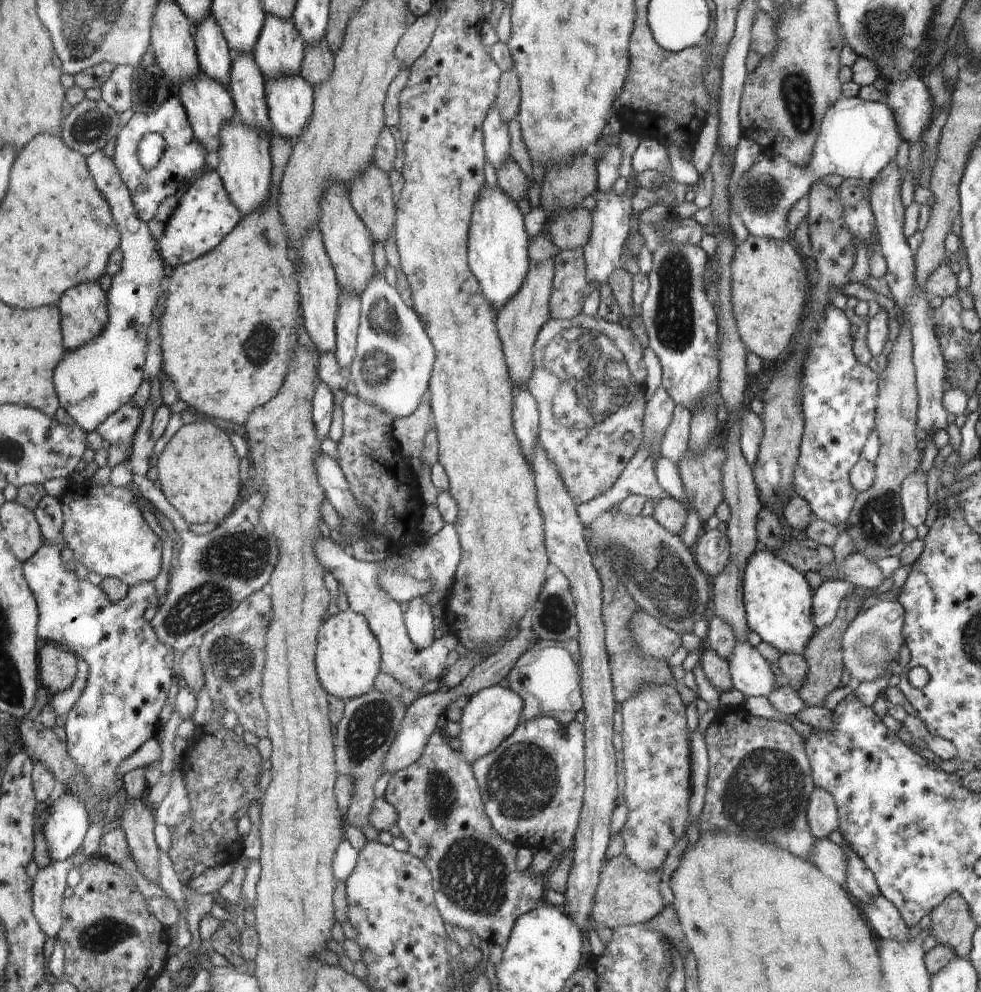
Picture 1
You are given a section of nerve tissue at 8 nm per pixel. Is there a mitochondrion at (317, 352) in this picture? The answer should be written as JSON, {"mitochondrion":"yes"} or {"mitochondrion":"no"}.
{"mitochondrion":"no"}

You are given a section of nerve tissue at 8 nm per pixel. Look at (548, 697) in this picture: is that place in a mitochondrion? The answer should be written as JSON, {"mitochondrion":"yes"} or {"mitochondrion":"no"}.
{"mitochondrion":"no"}

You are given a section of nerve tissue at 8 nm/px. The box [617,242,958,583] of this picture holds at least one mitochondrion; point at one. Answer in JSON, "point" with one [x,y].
{"point":[674,321]}

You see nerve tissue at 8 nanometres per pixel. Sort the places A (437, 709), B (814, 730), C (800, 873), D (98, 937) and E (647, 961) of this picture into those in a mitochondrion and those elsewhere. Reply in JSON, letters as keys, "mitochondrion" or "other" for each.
{"A":"other","B":"other","C":"other","D":"mitochondrion","E":"mitochondrion"}

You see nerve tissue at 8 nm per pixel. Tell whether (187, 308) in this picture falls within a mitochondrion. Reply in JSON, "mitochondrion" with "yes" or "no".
{"mitochondrion":"no"}

